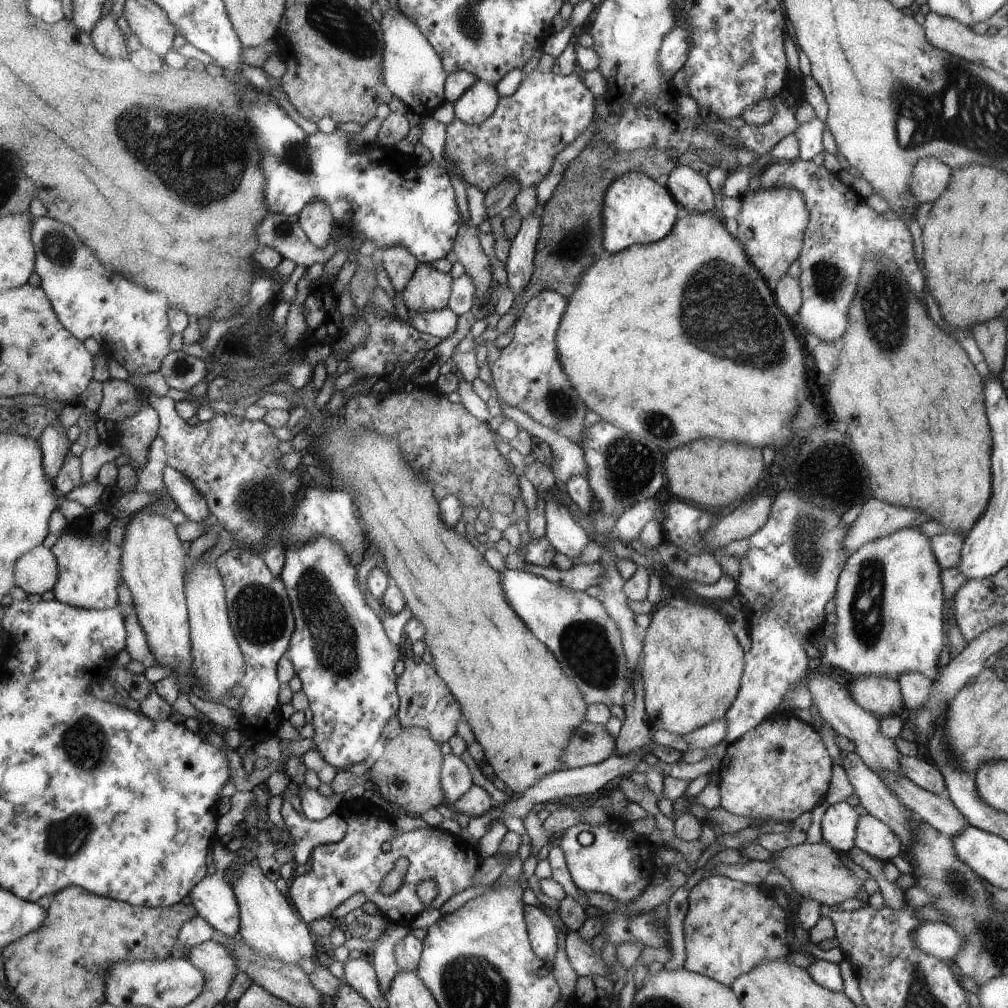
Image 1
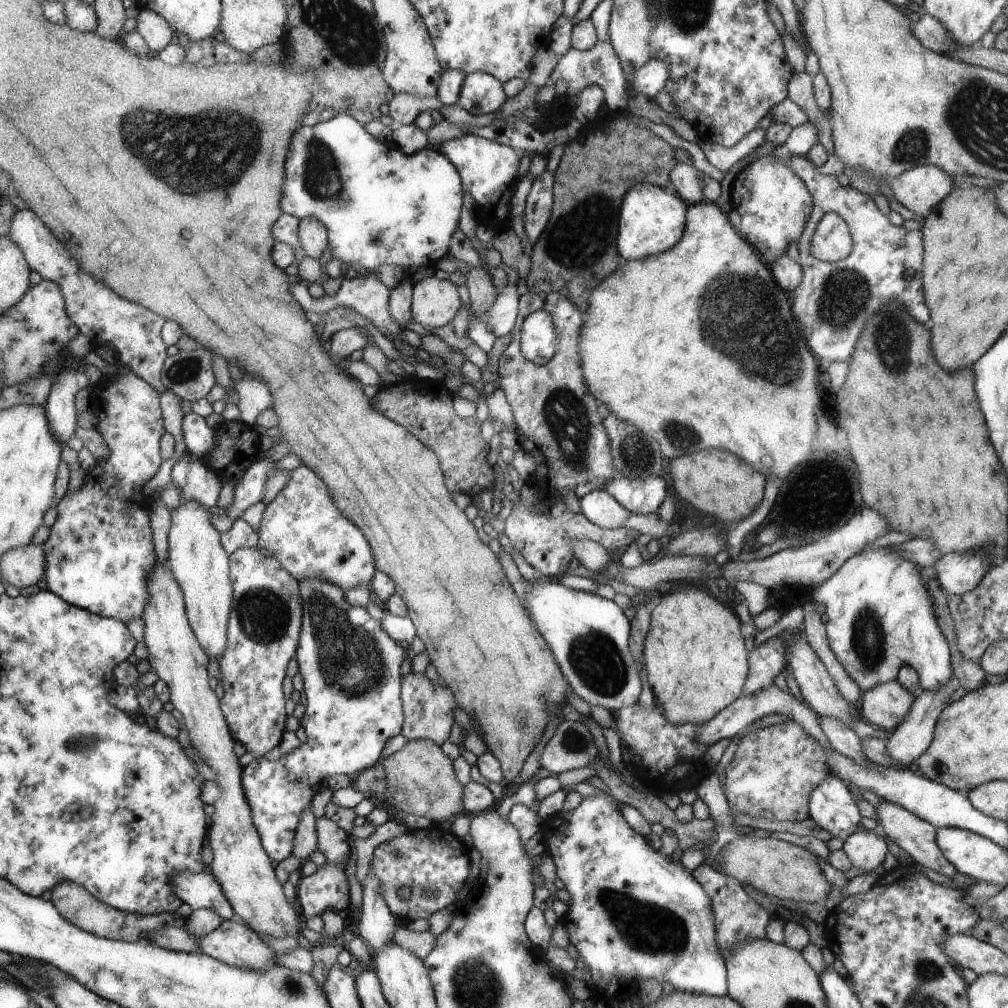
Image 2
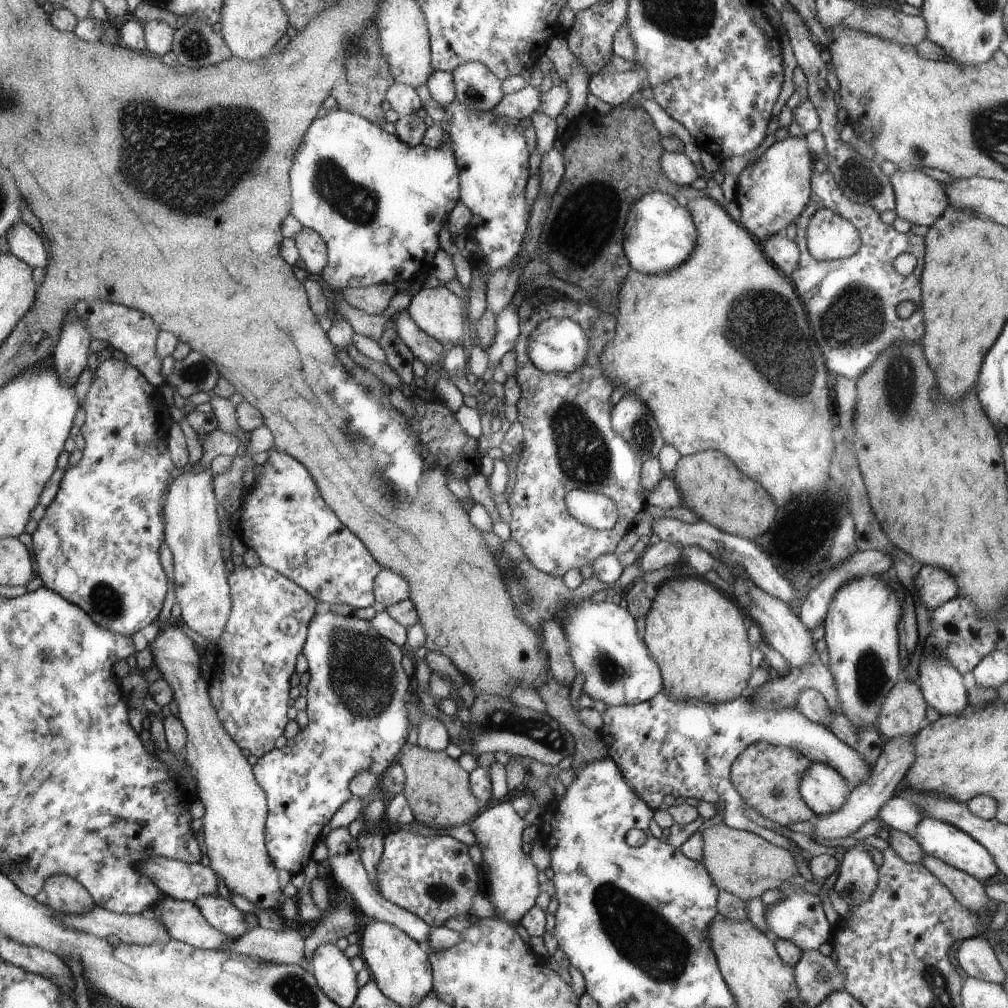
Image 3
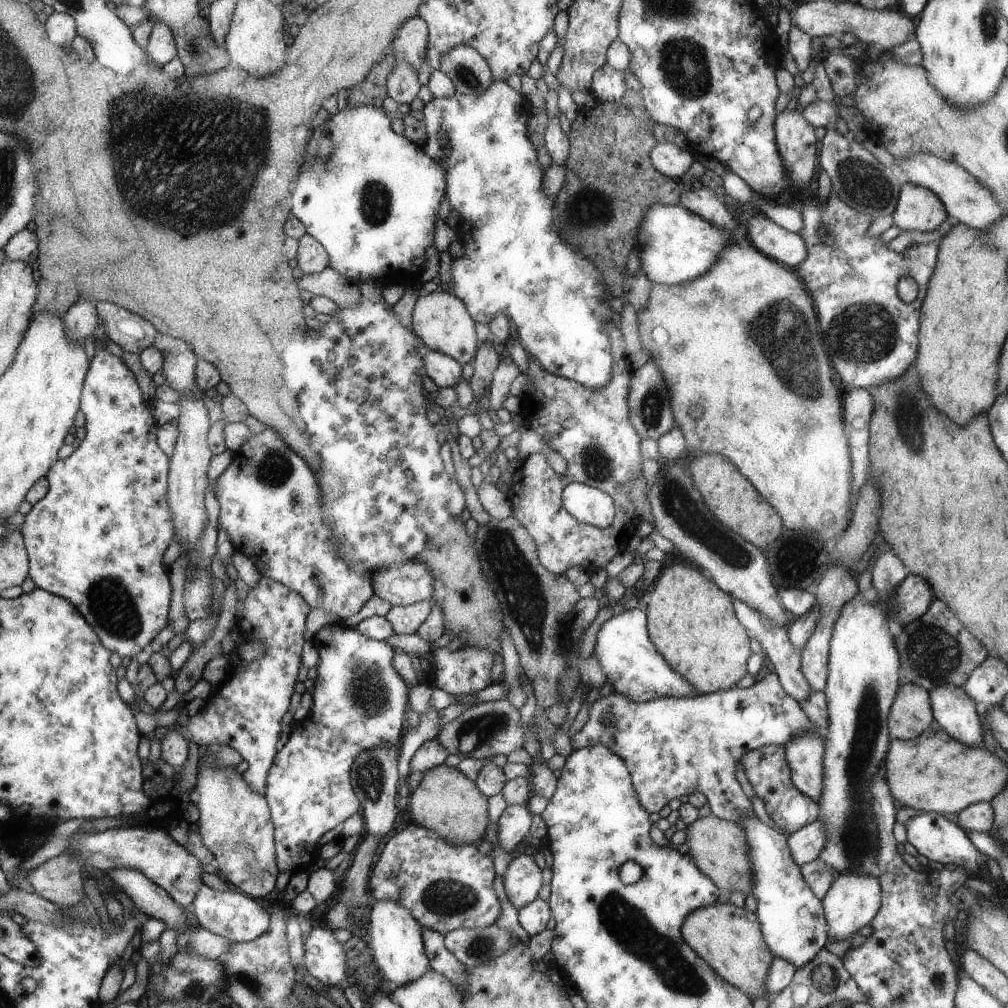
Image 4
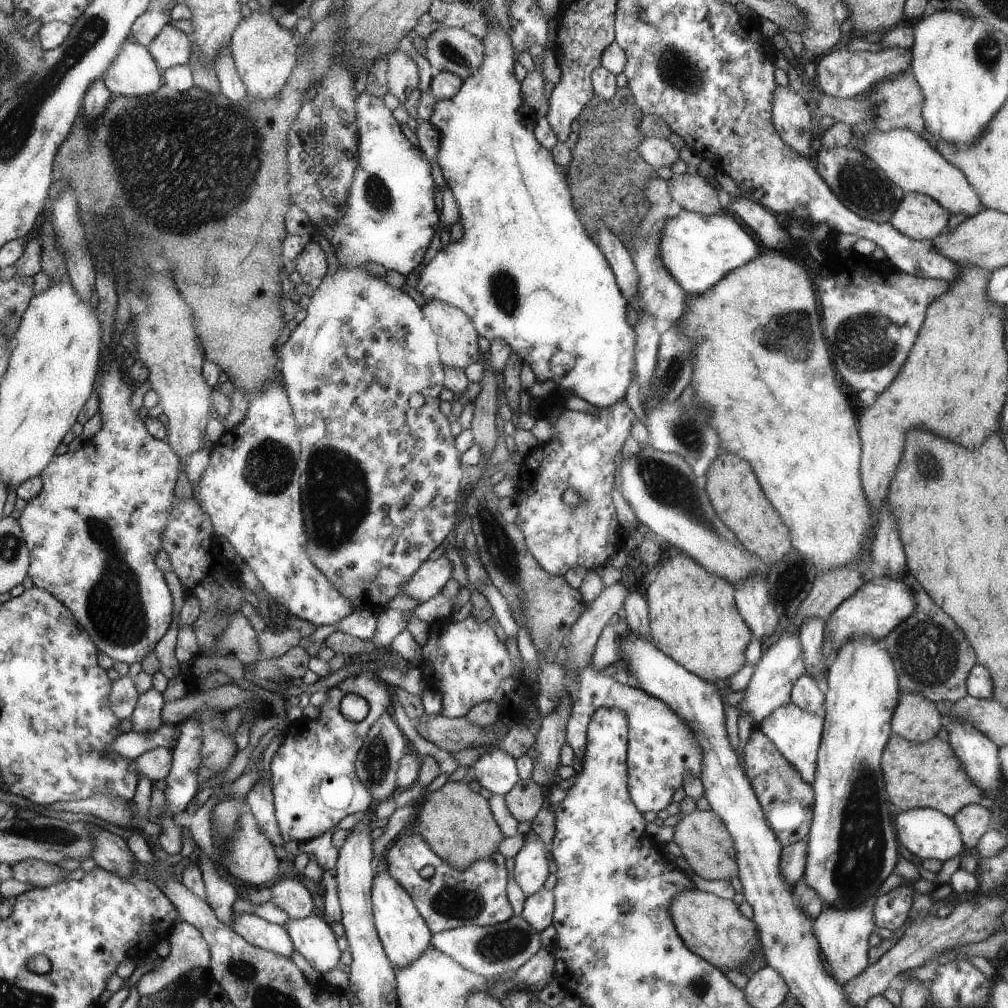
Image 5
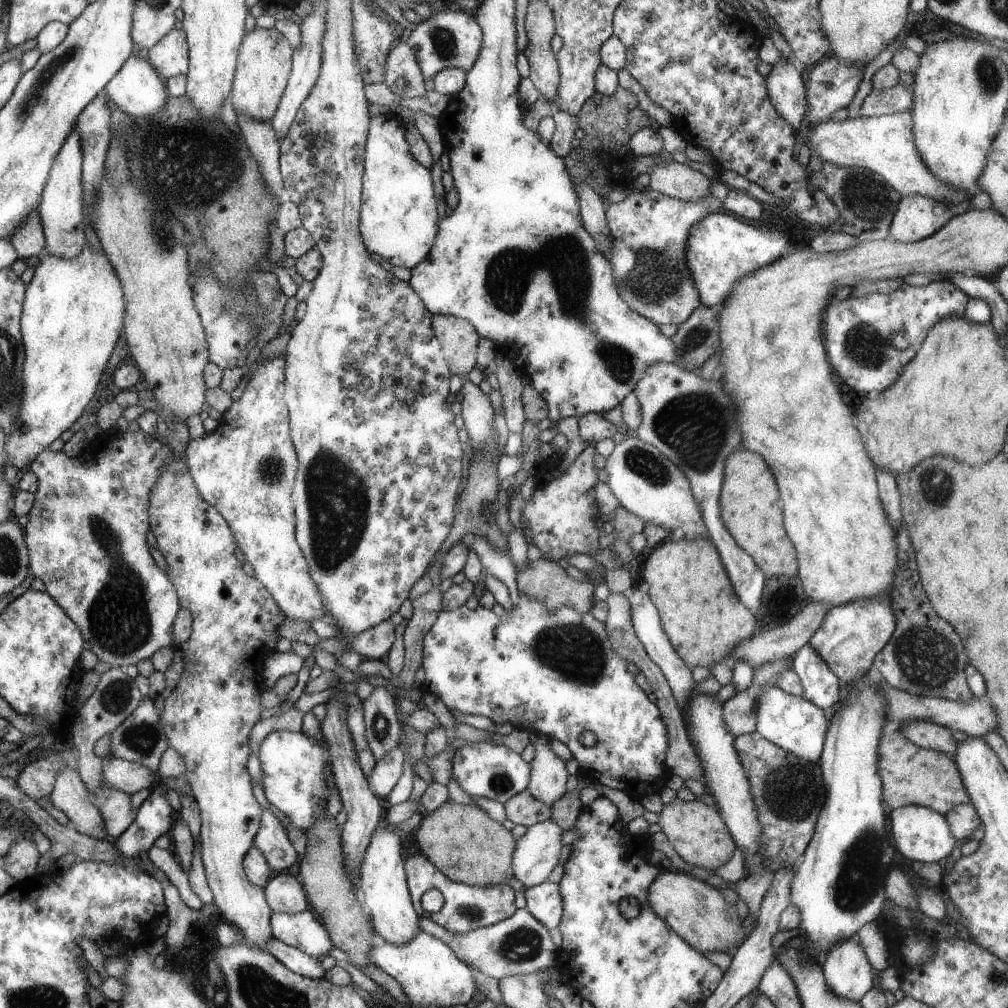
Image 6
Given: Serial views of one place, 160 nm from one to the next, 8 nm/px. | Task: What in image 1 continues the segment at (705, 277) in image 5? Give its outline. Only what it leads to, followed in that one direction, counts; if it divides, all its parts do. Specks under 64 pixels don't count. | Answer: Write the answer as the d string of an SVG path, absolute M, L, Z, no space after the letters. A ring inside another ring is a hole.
M636 171L621 174L607 188L603 200L604 242L608 252L614 254L632 245L662 241L676 225L678 206L670 192Z

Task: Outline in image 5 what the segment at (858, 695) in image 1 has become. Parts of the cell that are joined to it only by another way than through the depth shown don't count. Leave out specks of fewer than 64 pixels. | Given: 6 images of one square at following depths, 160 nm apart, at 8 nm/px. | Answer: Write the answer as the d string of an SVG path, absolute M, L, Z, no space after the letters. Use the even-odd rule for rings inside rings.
M901 693L891 718L891 734L921 743L938 734L942 720L940 704L918 693Z

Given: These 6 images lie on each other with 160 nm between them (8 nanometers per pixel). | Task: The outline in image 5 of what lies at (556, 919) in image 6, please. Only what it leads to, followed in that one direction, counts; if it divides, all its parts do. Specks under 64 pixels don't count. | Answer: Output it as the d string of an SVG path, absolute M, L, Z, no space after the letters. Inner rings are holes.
M544 889L527 897L521 914L532 927L534 927L537 931L542 932L542 930L548 928L550 924L553 924L554 912L554 891Z

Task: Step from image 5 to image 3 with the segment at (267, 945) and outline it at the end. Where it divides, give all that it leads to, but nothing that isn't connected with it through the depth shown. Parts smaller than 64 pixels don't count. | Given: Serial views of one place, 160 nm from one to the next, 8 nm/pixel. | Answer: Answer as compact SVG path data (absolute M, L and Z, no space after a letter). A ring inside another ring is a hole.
M200 897L195 902L202 916L218 930L224 931L224 934L229 934L232 938L241 937L246 933L248 928L245 914L237 910L234 904L224 901L218 897Z

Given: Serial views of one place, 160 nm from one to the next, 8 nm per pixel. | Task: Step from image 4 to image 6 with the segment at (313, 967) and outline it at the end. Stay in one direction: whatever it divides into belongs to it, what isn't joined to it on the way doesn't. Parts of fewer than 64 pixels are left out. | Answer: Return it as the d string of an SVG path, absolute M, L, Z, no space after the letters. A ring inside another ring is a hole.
M310 908L298 914L274 913L271 917L274 938L301 950L312 958L320 958L334 948L331 933L316 920Z

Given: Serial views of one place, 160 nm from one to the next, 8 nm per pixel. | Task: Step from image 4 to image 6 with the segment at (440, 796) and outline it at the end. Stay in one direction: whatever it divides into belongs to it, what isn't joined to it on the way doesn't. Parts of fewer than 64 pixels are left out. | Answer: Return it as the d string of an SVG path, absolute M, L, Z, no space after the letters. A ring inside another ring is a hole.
M449 798L439 808L424 815L415 832L421 852L454 882L485 887L508 883L514 877L513 860L516 842L512 833L500 821L492 819L479 805L462 804Z

